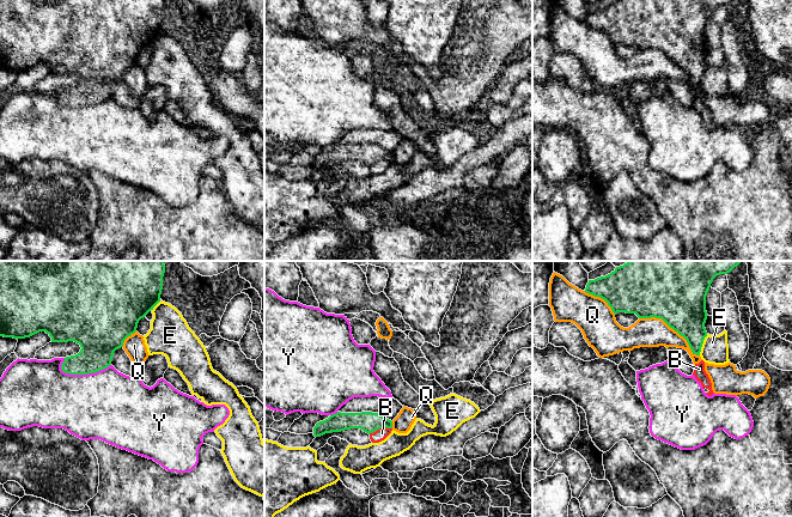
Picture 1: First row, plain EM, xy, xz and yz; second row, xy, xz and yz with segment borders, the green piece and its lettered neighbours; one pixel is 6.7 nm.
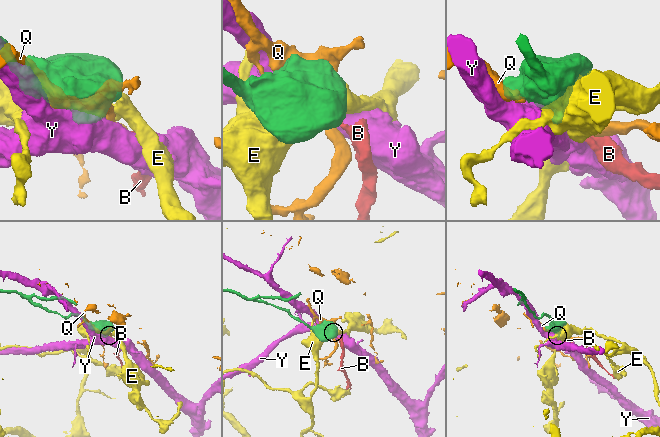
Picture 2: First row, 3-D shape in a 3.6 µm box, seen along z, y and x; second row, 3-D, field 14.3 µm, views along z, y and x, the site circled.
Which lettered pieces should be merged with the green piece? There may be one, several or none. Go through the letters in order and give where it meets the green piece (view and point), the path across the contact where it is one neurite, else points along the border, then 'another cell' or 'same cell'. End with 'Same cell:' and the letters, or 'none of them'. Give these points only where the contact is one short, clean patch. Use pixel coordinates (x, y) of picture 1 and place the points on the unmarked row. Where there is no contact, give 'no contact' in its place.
B: contact xz (379, 159); border xz (391, 159), (379, 159), (369, 165); another cell
E: contact yz (701, 77); another cell
Q: contact yz (671, 59); another cell
Y: contact xy (85, 105); another cell
Same cell: none of them

